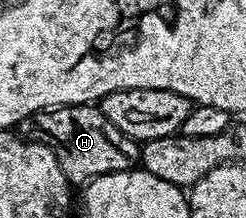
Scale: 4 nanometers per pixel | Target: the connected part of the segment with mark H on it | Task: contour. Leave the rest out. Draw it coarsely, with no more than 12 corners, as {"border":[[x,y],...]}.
{"border":[[92,103],[43,109],[18,133],[73,186],[133,168],[141,142]]}

